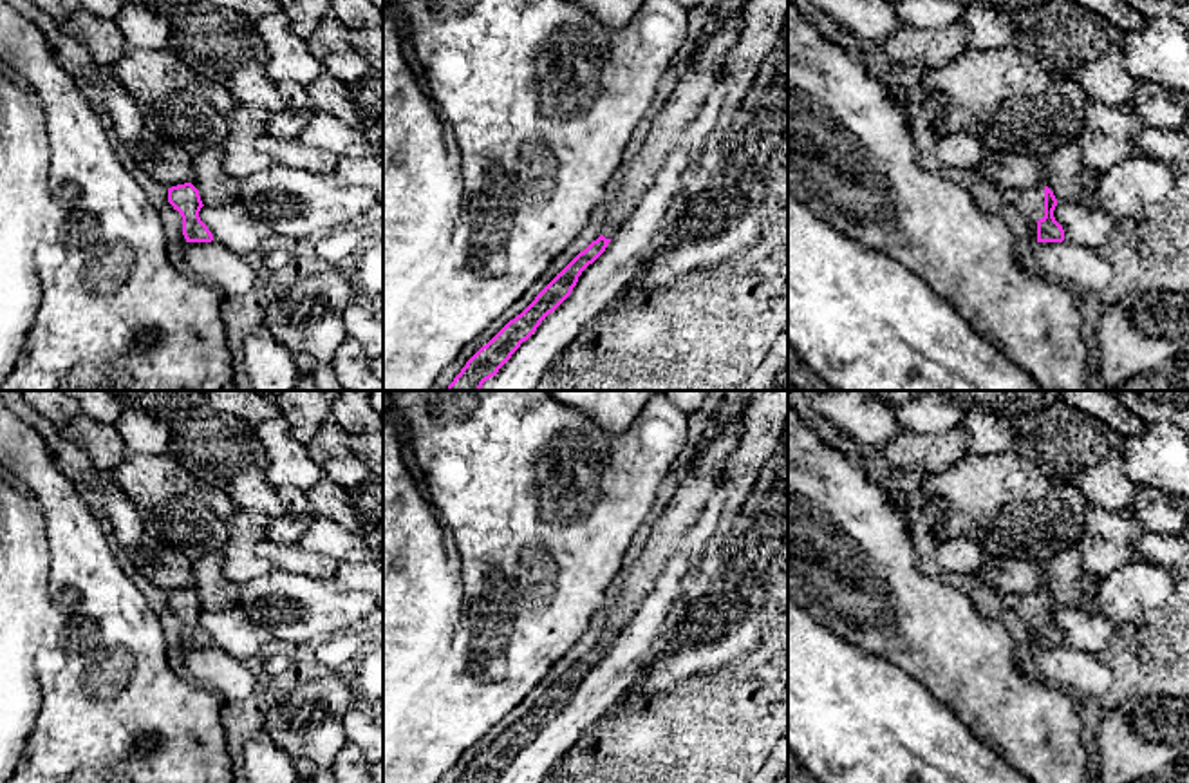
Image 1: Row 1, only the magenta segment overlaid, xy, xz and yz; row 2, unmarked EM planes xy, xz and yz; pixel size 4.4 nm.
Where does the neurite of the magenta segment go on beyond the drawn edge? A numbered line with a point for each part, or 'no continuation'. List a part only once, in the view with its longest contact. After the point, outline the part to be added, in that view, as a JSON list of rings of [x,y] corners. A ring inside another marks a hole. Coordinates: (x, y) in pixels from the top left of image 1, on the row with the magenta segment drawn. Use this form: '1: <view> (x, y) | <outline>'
1: yz (1029, 203) | [[[1044,184],[1030,186],[1017,192],[1012,201],[1016,212],[1030,221],[1044,217]]]

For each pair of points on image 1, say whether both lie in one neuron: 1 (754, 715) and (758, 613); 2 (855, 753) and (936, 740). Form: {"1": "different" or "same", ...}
{"1": "different", "2": "same"}

